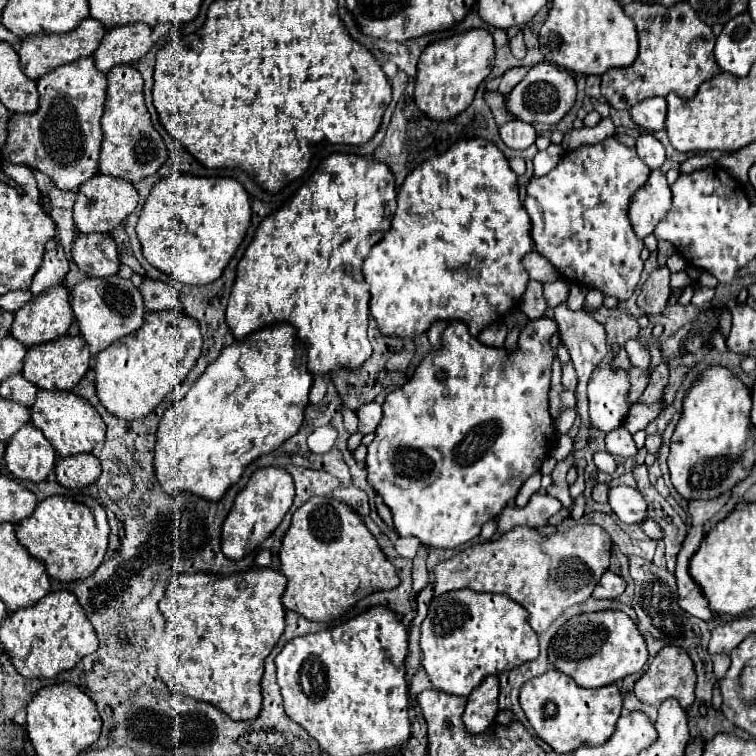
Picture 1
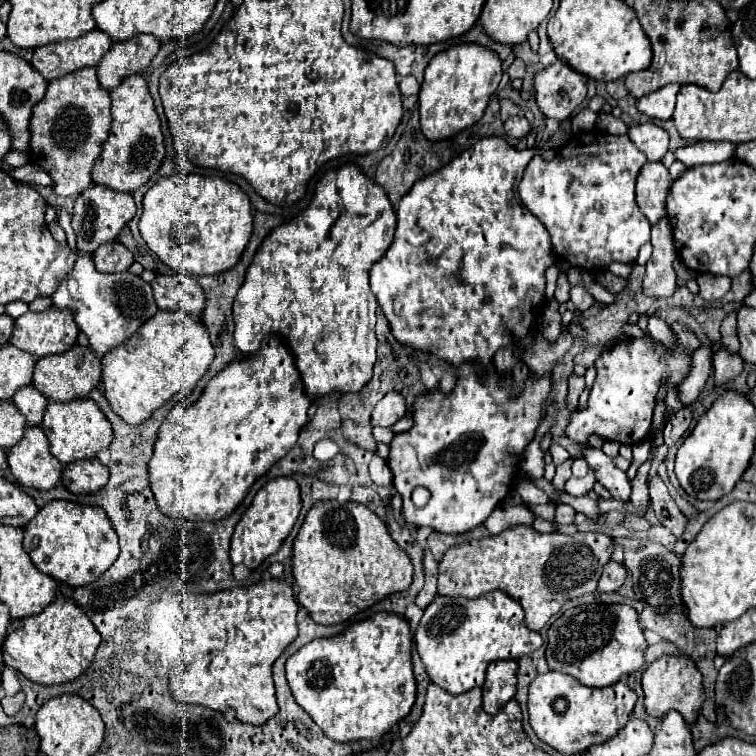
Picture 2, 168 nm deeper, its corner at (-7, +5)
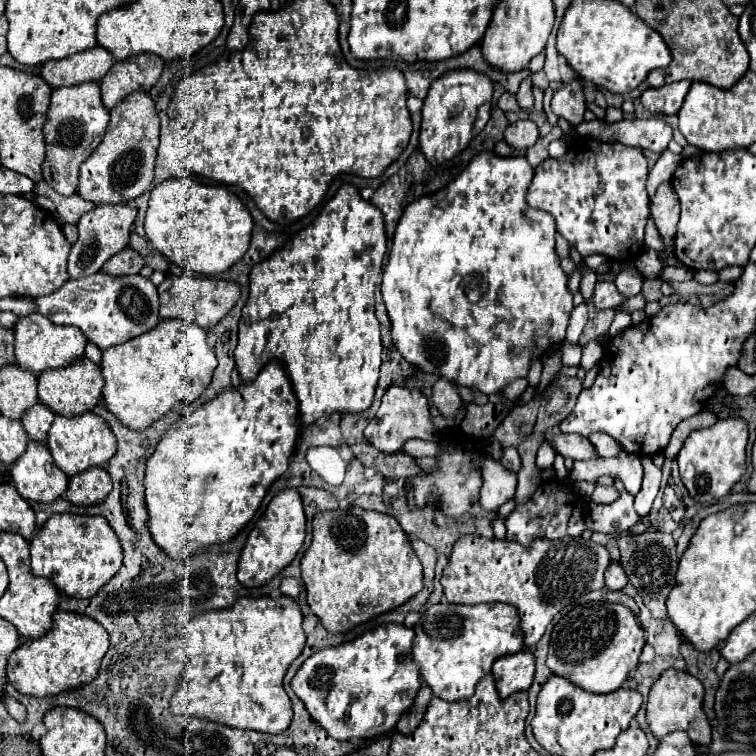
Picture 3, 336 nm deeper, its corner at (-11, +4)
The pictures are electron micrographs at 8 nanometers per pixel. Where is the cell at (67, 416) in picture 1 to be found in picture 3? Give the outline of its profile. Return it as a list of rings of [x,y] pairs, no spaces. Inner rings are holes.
[[[86,412],[78,418],[56,416],[48,432],[48,448],[54,464],[64,474],[74,476],[90,468],[104,468],[116,452],[116,438],[112,436],[112,430],[108,428],[108,424],[104,424],[104,420],[100,420],[94,412]]]

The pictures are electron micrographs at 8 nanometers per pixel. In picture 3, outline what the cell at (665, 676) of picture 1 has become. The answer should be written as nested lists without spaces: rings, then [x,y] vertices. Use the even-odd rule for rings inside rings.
[[[666,670],[650,688],[650,696],[648,696],[648,726],[652,730],[652,734],[662,740],[666,734],[674,732],[674,730],[684,730],[694,746],[708,746],[712,742],[712,732],[710,732],[710,724],[708,718],[702,710],[702,700],[704,700],[704,688],[700,684],[700,680],[696,680],[692,674],[688,672],[680,672],[680,670]]]

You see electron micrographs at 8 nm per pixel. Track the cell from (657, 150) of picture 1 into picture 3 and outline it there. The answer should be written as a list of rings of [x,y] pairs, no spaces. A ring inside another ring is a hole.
[[[632,118],[632,120],[614,122],[614,124],[592,120],[576,126],[576,132],[580,136],[598,138],[604,142],[622,142],[626,146],[652,150],[656,154],[662,154],[668,142],[672,140],[672,128],[658,118],[650,118],[650,120]]]

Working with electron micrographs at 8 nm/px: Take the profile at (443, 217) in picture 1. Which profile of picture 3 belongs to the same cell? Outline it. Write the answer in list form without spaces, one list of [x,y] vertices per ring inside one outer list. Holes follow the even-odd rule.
[[[482,152],[464,168],[464,172],[452,184],[448,184],[448,188],[440,190],[436,196],[426,196],[424,200],[416,200],[408,204],[408,208],[404,208],[404,214],[394,232],[392,248],[388,252],[388,262],[384,266],[384,278],[382,278],[380,290],[392,324],[390,332],[392,332],[394,348],[402,354],[406,362],[420,368],[422,372],[438,374],[450,382],[456,382],[458,386],[476,388],[484,394],[496,394],[496,392],[502,392],[512,380],[526,378],[534,358],[544,356],[550,346],[564,342],[564,334],[570,322],[570,312],[574,308],[572,292],[568,288],[568,276],[562,270],[560,258],[554,250],[554,232],[556,232],[554,216],[544,210],[532,208],[526,202],[526,192],[530,188],[532,176],[534,176],[534,168],[524,156],[504,158],[494,152]]]

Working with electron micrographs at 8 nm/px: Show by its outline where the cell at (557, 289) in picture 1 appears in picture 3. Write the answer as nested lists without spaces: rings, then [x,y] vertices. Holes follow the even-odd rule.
[[[598,282],[596,288],[594,288],[592,302],[600,310],[604,310],[604,308],[616,308],[616,310],[620,310],[626,300],[628,298],[618,292],[618,288],[614,286],[614,282]]]

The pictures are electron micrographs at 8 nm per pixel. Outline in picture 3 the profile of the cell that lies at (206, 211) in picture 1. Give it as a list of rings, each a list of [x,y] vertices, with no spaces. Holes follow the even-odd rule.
[[[168,178],[152,188],[146,210],[146,236],[170,262],[198,274],[220,274],[238,262],[250,244],[252,216],[232,192],[202,186],[192,178]]]

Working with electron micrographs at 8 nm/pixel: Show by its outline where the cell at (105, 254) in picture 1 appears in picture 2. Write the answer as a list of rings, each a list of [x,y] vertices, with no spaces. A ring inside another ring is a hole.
[[[120,241],[100,245],[98,251],[94,251],[92,259],[100,273],[122,273],[134,263],[132,253]]]

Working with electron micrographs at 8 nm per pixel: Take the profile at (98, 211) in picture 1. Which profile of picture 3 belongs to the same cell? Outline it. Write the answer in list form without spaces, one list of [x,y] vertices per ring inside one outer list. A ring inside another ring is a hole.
[[[110,204],[110,206],[96,206],[88,214],[84,214],[78,222],[78,240],[72,244],[72,252],[68,256],[68,274],[70,278],[82,278],[100,272],[104,260],[112,258],[116,252],[124,250],[130,240],[130,228],[136,220],[136,208],[128,204]]]

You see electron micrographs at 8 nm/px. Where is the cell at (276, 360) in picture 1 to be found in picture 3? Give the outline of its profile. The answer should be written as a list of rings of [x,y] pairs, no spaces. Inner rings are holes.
[[[270,362],[268,366],[262,368],[262,372],[258,374],[258,378],[252,384],[240,384],[238,388],[228,388],[224,392],[220,392],[212,402],[208,400],[206,404],[202,404],[196,412],[192,412],[190,416],[186,416],[188,424],[172,424],[166,434],[162,436],[162,440],[158,442],[154,454],[148,458],[146,462],[146,478],[144,478],[144,504],[146,504],[146,512],[148,512],[148,532],[152,536],[152,540],[158,544],[160,550],[164,550],[166,556],[170,558],[190,558],[194,556],[200,548],[206,548],[210,544],[226,544],[230,540],[236,538],[236,534],[254,518],[254,514],[258,512],[268,488],[272,486],[272,482],[276,478],[280,478],[286,470],[288,470],[288,462],[290,462],[290,454],[294,450],[296,444],[296,436],[298,436],[298,400],[294,396],[292,384],[282,368],[280,362]]]

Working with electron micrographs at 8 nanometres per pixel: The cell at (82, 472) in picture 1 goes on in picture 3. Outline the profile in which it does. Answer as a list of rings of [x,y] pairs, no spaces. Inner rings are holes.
[[[90,468],[70,478],[66,498],[78,506],[90,506],[90,504],[104,502],[110,492],[112,492],[110,474],[104,468],[98,468],[98,470]]]

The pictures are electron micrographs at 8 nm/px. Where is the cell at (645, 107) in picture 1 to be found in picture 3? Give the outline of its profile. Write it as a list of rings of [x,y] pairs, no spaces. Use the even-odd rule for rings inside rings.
[[[680,80],[672,84],[664,84],[660,88],[646,88],[640,96],[644,108],[652,114],[676,114],[682,106],[682,100],[690,88],[690,80]]]

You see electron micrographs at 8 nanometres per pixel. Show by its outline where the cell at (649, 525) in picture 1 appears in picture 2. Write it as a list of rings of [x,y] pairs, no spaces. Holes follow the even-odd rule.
[[[650,451],[650,457],[648,461],[638,469],[636,477],[632,479],[632,505],[636,509],[642,509],[646,511],[648,505],[650,505],[650,497],[648,497],[648,485],[646,485],[646,479],[648,479],[648,469],[650,469],[650,459],[652,459],[652,451]]]

